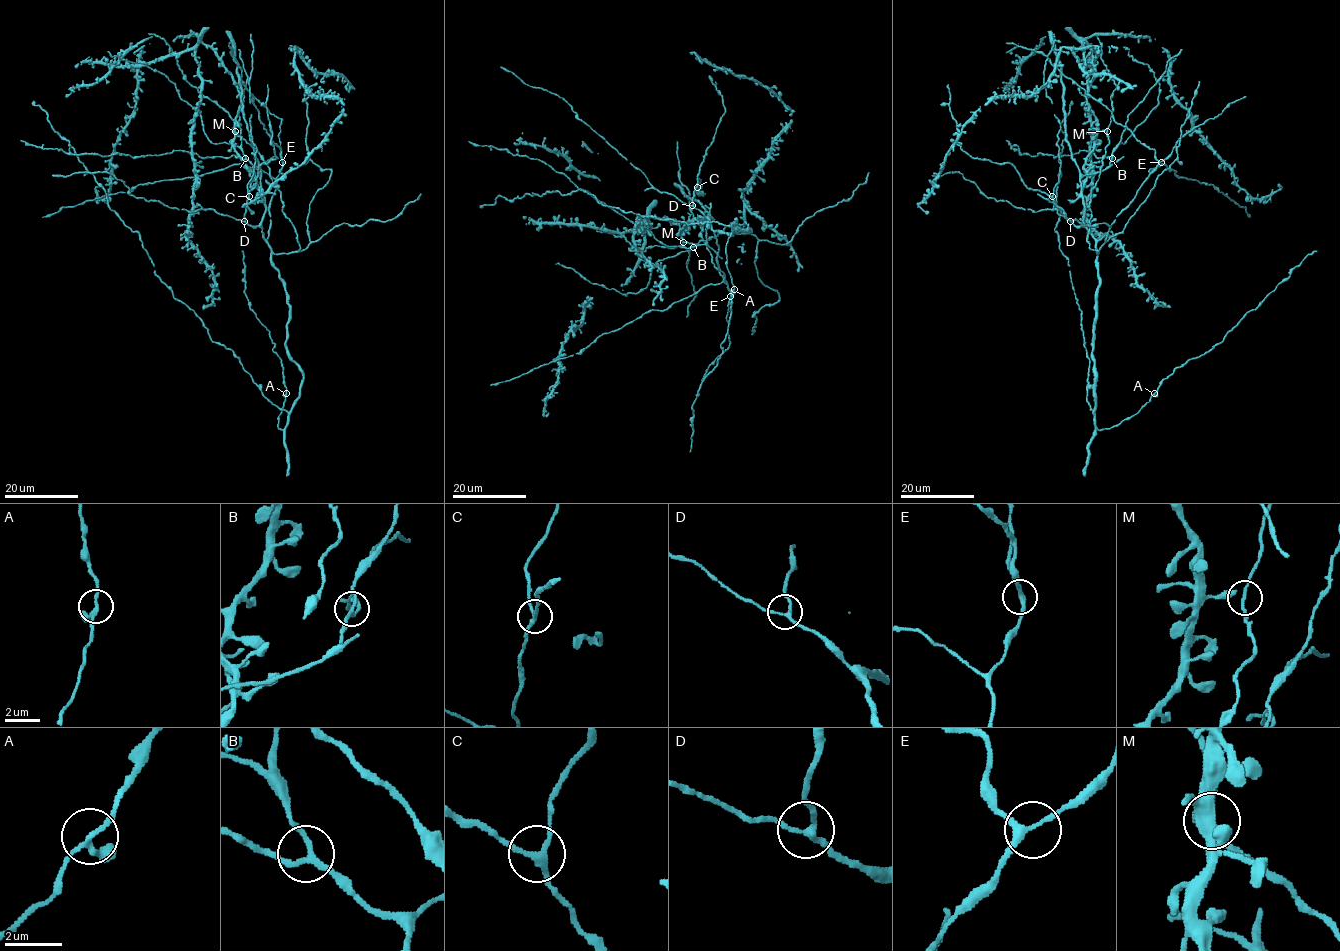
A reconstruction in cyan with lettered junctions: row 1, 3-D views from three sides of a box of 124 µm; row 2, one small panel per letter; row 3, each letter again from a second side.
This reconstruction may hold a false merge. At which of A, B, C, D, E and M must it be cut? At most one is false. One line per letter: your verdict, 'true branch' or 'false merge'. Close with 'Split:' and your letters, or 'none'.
A: true branch
B: true branch
C: true branch
D: true branch
E: true branch
M: true branch
Split: none

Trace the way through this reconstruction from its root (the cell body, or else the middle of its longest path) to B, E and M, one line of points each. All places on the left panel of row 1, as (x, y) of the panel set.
B: (262, 191), (258, 168), (245, 158)
E: (262, 191), (261, 168), (244, 118), (241, 74), (259, 120), (281, 151), (282, 162)
M: (262, 191), (255, 175), (234, 148), (235, 131)

